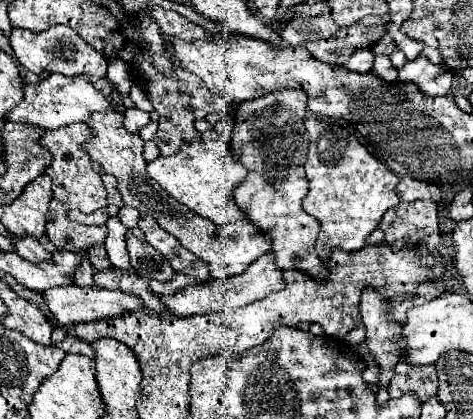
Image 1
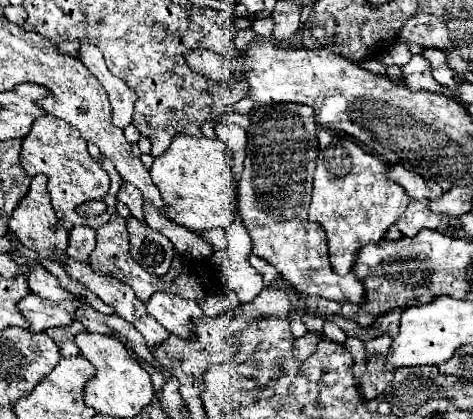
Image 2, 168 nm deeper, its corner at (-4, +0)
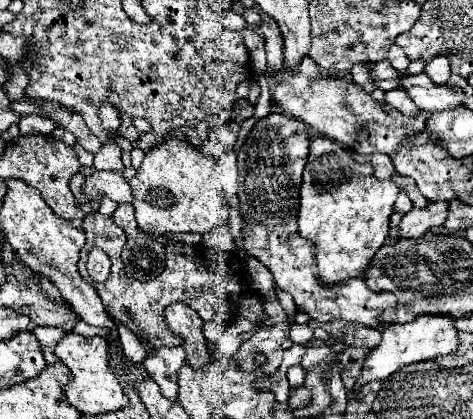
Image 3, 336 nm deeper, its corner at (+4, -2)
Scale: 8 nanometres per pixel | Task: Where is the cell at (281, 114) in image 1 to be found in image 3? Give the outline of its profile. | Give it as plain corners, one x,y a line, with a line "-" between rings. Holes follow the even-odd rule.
270,113
262,119
256,121
256,125
250,129
244,145
238,151
238,197
240,197
240,209
242,217
246,223
246,243
244,249
250,257
256,257
272,275
276,285
290,293
298,311
308,313
312,319
318,321
330,321
330,319
344,319
352,323
360,323
366,327
380,327
380,311
384,309
394,309
396,297
392,293
374,293
366,287
362,277
348,279
348,283
336,283
336,285
326,285
320,281
316,273
316,247
312,247
312,241
306,241
304,237
298,235
296,227
296,215
300,209
300,179
302,171
306,167
308,159
308,149
310,149
310,139
306,125
298,121
296,117
284,115
284,113

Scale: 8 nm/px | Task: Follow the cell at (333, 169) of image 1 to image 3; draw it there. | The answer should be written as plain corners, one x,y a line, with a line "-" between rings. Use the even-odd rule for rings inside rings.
326,137
312,141
300,187
298,233
316,245
318,275
324,283
332,285
362,275
388,237
388,223
398,193
400,189
394,181
378,181
340,143

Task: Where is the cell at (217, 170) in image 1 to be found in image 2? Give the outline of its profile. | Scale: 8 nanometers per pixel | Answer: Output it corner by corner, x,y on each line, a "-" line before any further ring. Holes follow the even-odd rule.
176,135
166,153
154,159
150,177
166,203
164,215
176,225
200,233
214,227
226,229
238,217
232,161
220,139

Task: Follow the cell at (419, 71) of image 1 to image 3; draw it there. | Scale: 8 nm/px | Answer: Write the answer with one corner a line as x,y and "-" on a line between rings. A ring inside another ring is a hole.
386,59
378,61
378,63
372,63
370,73
372,73
372,79
374,79
376,87
380,87
384,91
400,89
400,71
396,71

